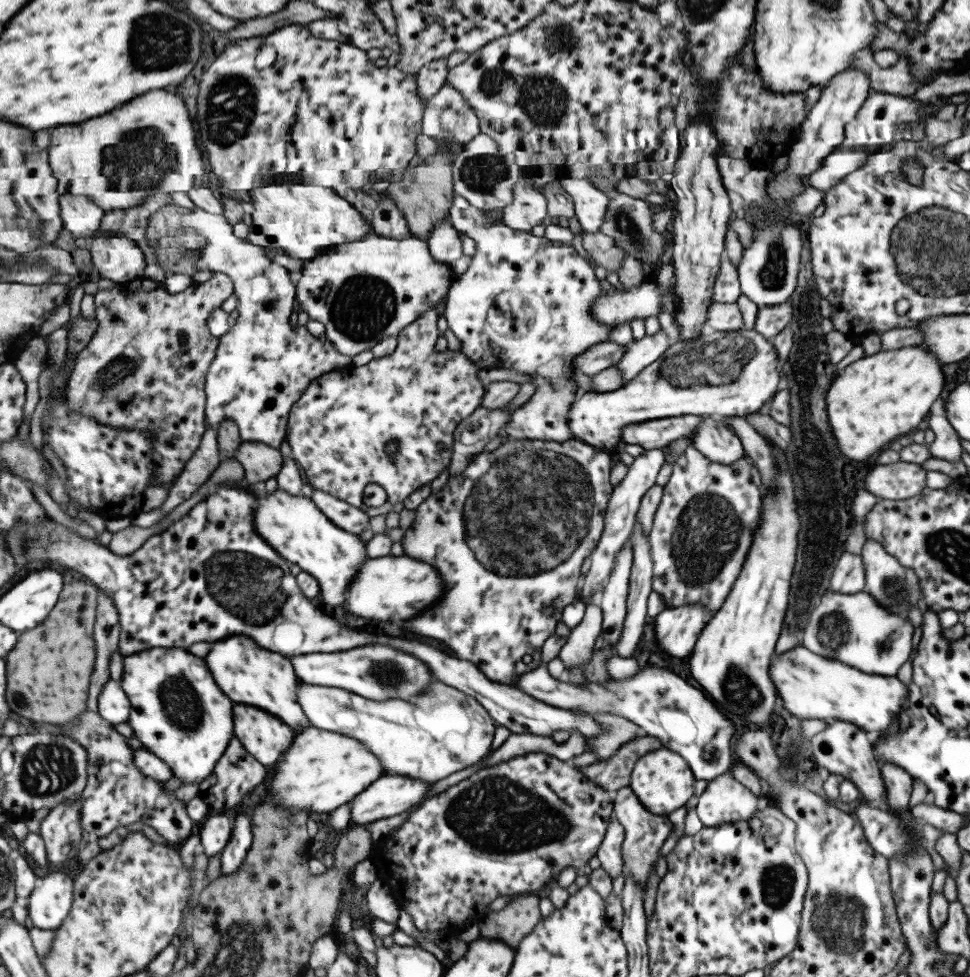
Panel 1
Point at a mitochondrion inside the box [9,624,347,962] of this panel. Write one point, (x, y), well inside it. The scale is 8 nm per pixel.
(48, 768)

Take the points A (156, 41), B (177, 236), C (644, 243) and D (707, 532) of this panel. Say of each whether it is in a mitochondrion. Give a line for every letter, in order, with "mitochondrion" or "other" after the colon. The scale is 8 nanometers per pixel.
A: mitochondrion
B: mitochondrion
C: mitochondrion
D: mitochondrion

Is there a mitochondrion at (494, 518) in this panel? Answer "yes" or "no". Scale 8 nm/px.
yes

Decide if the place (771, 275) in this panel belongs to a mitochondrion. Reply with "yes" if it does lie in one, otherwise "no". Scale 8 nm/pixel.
yes

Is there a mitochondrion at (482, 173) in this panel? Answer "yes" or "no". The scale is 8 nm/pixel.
yes

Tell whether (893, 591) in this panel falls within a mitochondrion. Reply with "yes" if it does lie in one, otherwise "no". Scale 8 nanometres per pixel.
yes

